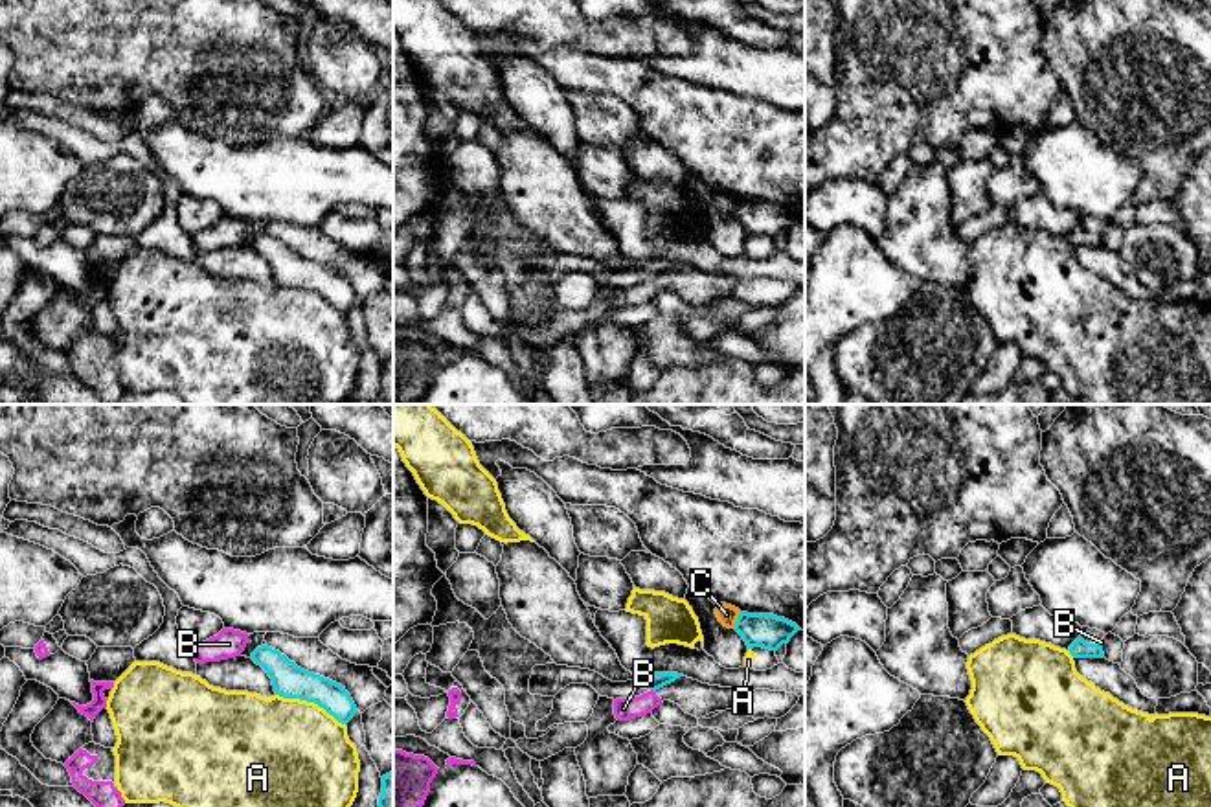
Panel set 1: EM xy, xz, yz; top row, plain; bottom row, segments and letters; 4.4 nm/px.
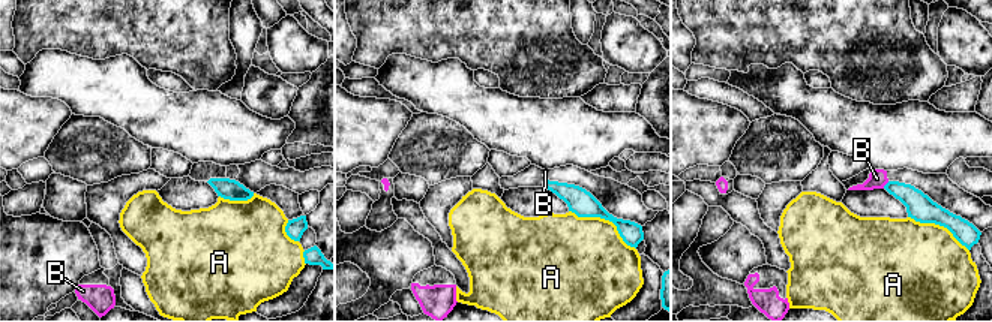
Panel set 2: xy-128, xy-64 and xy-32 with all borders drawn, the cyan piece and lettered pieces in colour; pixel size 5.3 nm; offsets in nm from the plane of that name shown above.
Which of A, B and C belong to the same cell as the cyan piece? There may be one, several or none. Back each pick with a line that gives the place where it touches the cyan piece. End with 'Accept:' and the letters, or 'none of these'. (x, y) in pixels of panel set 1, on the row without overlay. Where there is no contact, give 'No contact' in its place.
B: Touches cyan at xz (653, 278)
Accept: B

